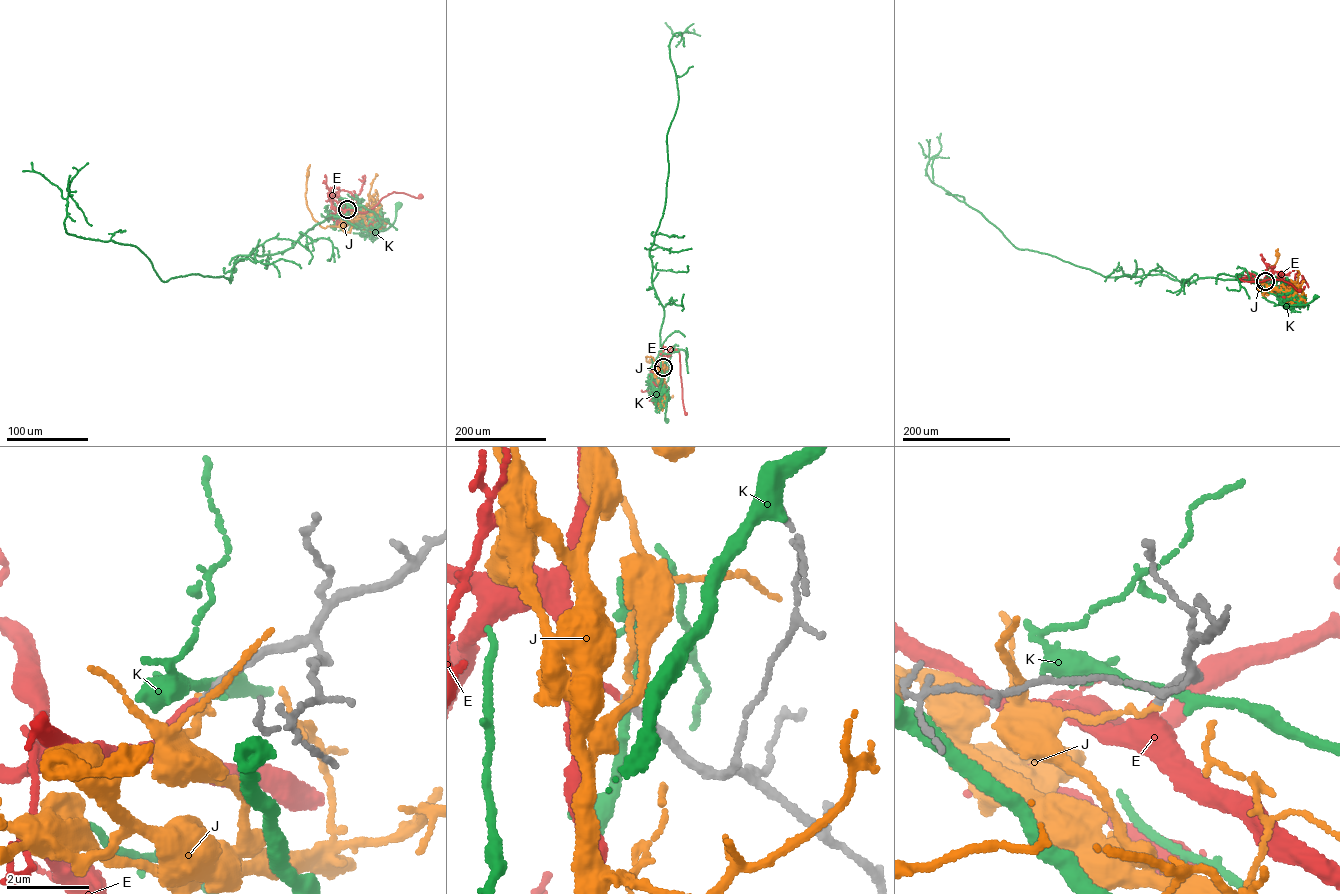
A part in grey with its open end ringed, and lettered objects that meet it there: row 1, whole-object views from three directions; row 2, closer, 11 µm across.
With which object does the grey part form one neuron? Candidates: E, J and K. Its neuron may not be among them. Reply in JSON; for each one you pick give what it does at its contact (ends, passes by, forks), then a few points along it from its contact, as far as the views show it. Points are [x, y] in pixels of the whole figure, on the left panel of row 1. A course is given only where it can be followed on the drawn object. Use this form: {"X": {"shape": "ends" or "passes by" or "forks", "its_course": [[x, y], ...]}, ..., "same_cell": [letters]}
{"E": {"shape": "ends", "its_course": [[347, 209], [365, 212], [394, 191], [420, 196]]}, "same_cell": ["E"]}

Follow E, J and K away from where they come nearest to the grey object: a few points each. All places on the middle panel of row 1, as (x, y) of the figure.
E: (663, 368), (665, 356), (672, 347), (680, 355), (685, 414)
J: (663, 368), (663, 374), (655, 366), (653, 358), (645, 357), (646, 361), (650, 361)
K: (663, 368), (660, 386), (667, 395), (667, 420)

